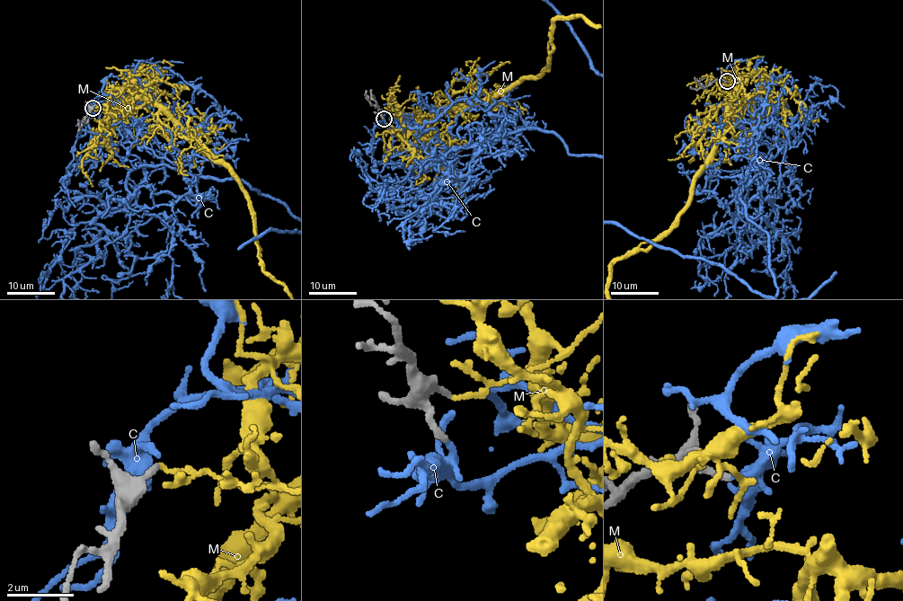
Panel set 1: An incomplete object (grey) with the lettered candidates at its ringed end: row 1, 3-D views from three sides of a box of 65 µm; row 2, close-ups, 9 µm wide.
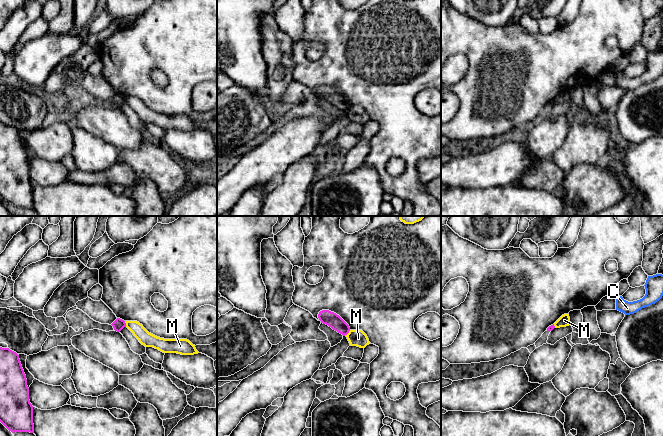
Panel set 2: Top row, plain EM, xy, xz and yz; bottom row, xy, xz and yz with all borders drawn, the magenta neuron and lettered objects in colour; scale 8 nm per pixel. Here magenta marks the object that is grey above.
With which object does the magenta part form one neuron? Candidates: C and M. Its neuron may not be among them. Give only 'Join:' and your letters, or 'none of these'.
Join: C

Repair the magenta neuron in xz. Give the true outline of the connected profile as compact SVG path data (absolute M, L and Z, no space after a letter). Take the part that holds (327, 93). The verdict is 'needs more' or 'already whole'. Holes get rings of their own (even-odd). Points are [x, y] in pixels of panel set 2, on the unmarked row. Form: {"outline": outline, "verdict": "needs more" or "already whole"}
{"outline": "M322 86L318 90L318 94L321 99L328 101L343 112L347 111L350 107L349 101L334 88Z", "verdict": "already whole"}

